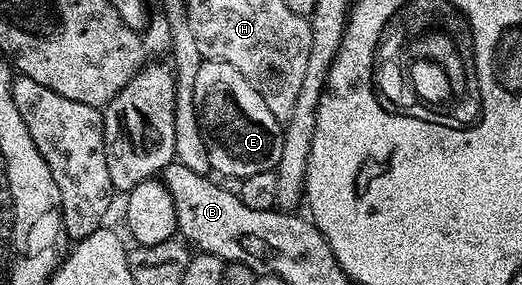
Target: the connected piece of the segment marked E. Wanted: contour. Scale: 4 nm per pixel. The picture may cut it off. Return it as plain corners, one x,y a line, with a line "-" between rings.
201,61
198,68
198,76
194,79
194,104
196,105
196,119
200,122
200,131
206,144
206,152
210,156
210,164
218,175
225,174
228,178
243,180
261,174
267,170
275,171
278,160
282,156
282,140
284,132
281,119
266,108
266,100
250,88
250,80
234,68
234,64
225,62

